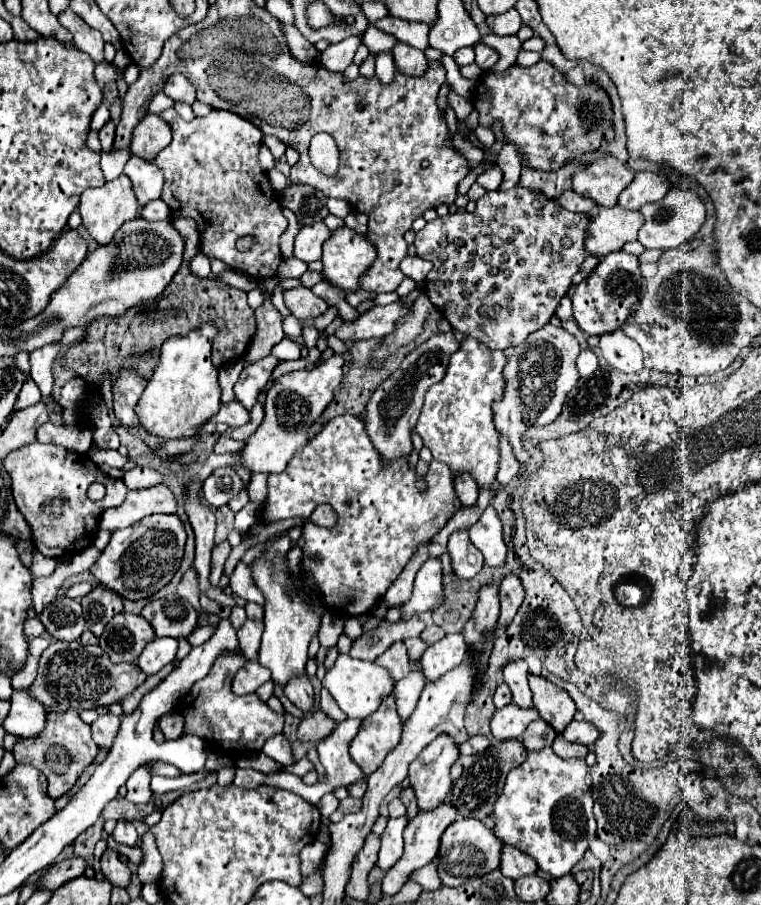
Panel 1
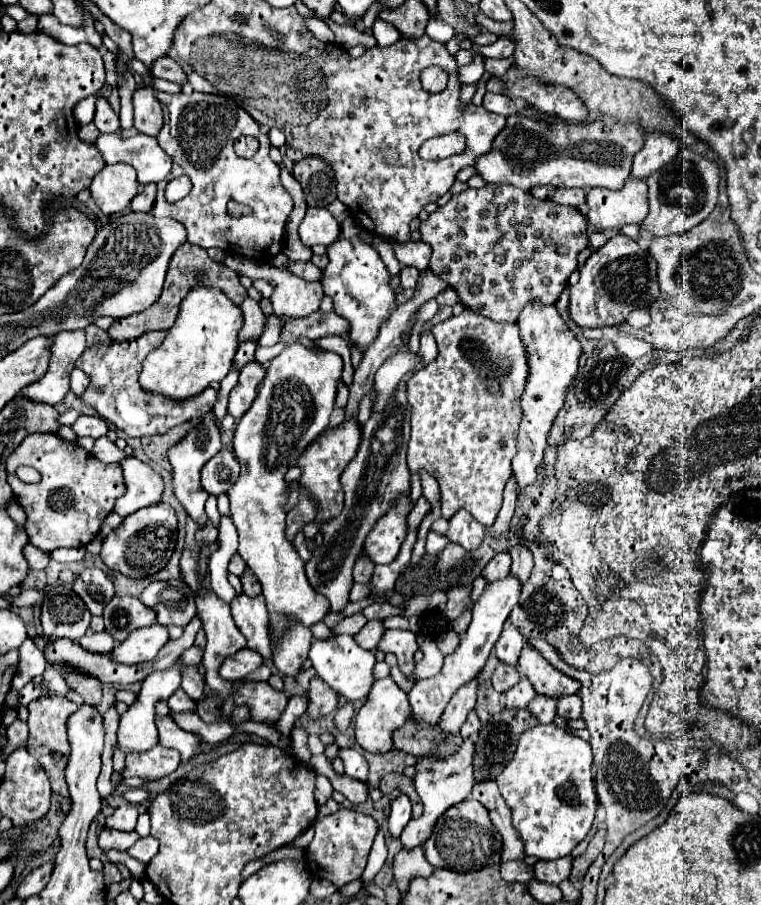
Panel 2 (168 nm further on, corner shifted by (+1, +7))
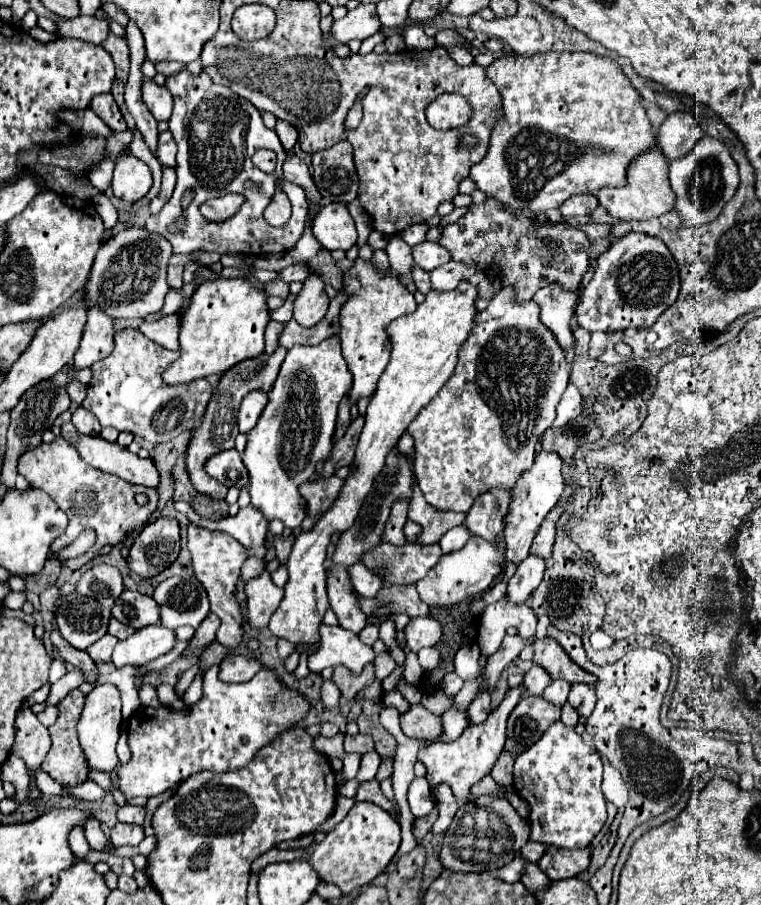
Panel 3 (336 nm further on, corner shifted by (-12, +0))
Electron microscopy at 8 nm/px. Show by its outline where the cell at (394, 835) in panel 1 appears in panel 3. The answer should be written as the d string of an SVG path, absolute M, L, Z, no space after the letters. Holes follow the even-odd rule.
M415 777L411 781L411 785L409 785L409 805L411 805L411 811L413 811L415 817L429 815L431 809L435 807L433 793L431 793L431 787L429 787L425 777Z

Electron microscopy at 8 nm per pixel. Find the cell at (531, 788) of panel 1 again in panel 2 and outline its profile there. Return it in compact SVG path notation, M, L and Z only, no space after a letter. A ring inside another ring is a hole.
M538 724L520 736L514 758L502 770L496 784L512 808L512 822L524 840L528 856L540 860L562 858L570 854L592 828L598 798L592 778L590 744L554 724Z

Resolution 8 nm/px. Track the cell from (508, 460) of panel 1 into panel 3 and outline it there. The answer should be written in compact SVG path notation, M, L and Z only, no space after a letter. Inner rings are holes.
M471 535L471 539L459 551L443 555L437 561L437 565L417 583L421 601L427 603L429 607L433 607L433 605L449 607L449 605L457 605L465 599L483 595L491 587L493 579L503 571L503 565L505 565L503 554L497 551L494 544L481 537Z

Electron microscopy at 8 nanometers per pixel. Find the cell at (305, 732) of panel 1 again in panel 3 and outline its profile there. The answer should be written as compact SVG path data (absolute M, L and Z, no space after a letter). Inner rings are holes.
M369 663L363 667L363 673L355 675L351 673L345 665L337 665L335 673L333 673L333 681L337 683L337 687L341 689L345 699L355 699L355 695L369 683L373 683L375 679L375 665Z

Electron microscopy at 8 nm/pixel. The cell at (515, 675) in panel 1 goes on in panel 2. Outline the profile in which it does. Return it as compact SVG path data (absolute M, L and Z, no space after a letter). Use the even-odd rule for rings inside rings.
M506 624L498 642L496 642L496 654L498 654L500 662L504 662L508 666L518 666L522 648L524 648L522 634L518 634L518 630L514 630L514 626Z

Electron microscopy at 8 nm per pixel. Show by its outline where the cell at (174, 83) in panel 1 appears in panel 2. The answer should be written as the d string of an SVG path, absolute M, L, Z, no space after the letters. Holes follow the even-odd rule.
M162 58L160 62L154 62L154 66L150 68L152 74L156 78L162 78L162 80L170 80L170 82L176 82L176 84L184 84L186 82L186 74L182 70L182 66L170 58Z

